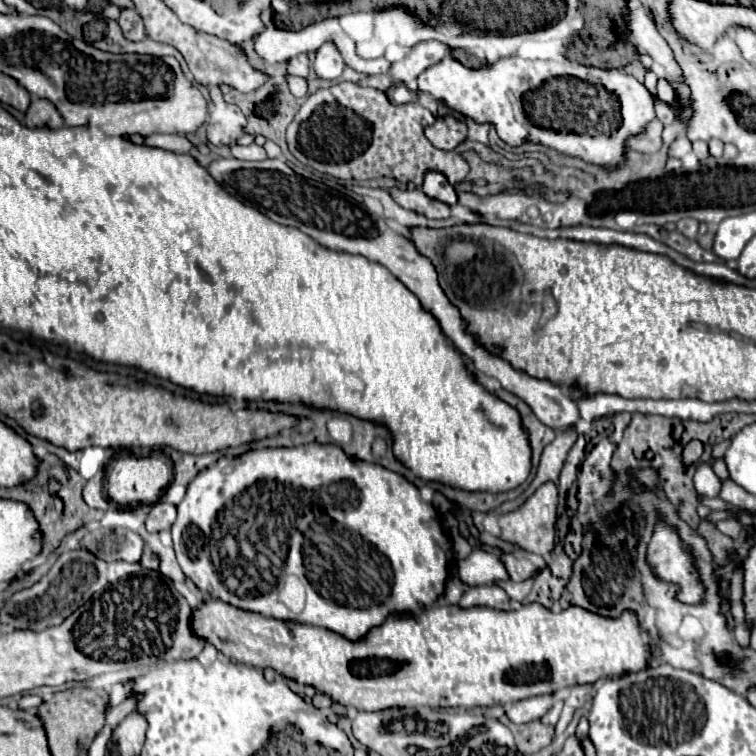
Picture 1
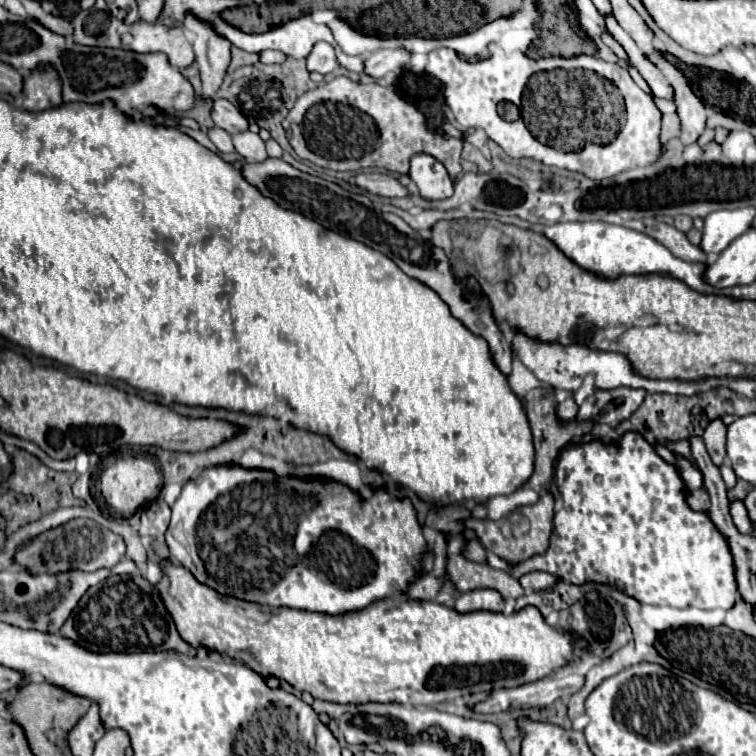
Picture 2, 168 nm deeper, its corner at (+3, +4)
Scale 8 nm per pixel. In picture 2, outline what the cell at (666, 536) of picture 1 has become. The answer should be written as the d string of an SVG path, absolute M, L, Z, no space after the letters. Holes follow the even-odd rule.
M626 432L616 444L602 444L600 440L590 440L584 444L572 444L560 450L556 464L554 464L554 474L556 474L556 482L558 482L558 490L562 496L562 508L556 512L554 516L554 534L550 540L550 548L546 554L542 556L532 556L530 560L526 560L524 564L518 564L516 568L510 566L510 572L514 578L522 578L524 574L530 572L548 572L554 574L558 580L564 578L564 582L570 584L588 584L588 582L596 582L596 584L608 584L612 588L622 590L624 594L636 598L642 604L656 604L656 606L672 606L672 608L700 608L700 610L730 610L736 604L738 598L738 584L736 584L736 566L734 566L734 556L730 552L728 540L726 536L714 526L714 522L710 520L710 516L706 512L696 512L688 506L686 502L686 484L680 478L680 474L676 472L676 468L672 464L668 464L664 458L660 458L656 454L656 450L646 442L646 438L640 432Z

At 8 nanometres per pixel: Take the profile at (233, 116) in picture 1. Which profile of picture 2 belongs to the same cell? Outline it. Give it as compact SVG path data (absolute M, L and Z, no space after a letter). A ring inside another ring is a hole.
M222 98L214 100L212 120L218 128L224 128L228 134L240 134L248 130L248 120L244 118L244 114L228 100L222 100Z

